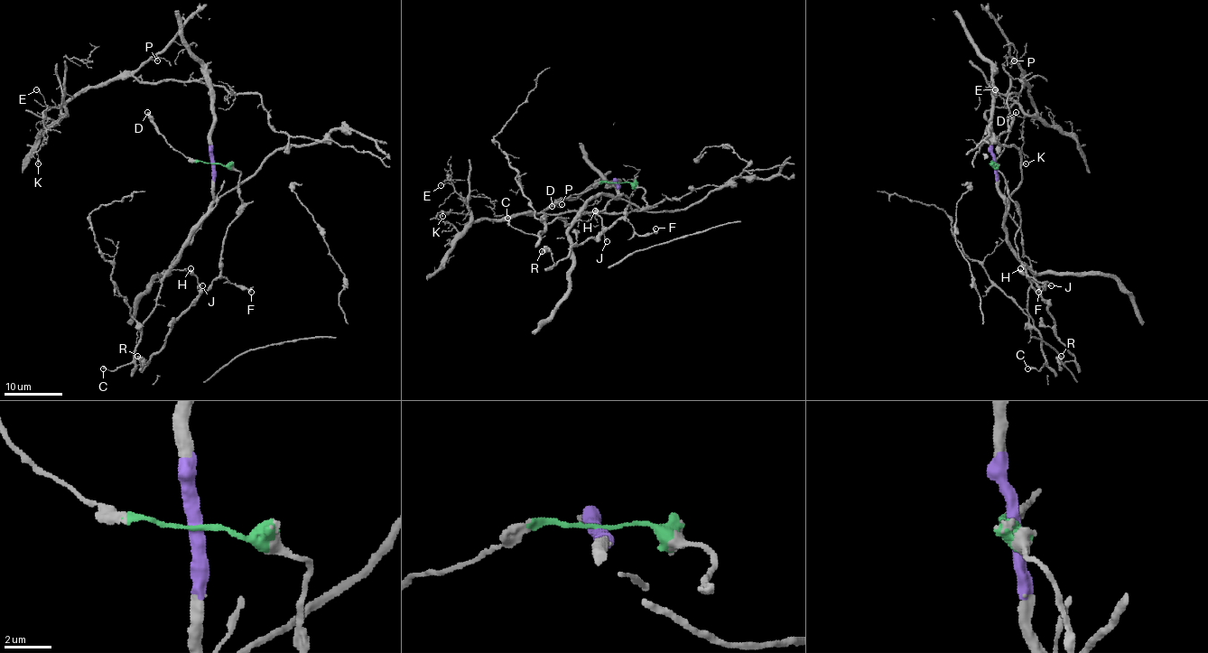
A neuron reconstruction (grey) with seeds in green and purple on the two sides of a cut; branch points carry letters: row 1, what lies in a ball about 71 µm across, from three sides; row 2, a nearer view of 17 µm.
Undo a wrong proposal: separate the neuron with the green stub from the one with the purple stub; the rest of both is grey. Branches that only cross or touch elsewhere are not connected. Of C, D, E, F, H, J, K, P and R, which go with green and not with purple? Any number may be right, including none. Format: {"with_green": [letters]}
{"with_green": ["D", "F", "H", "J", "R"]}

